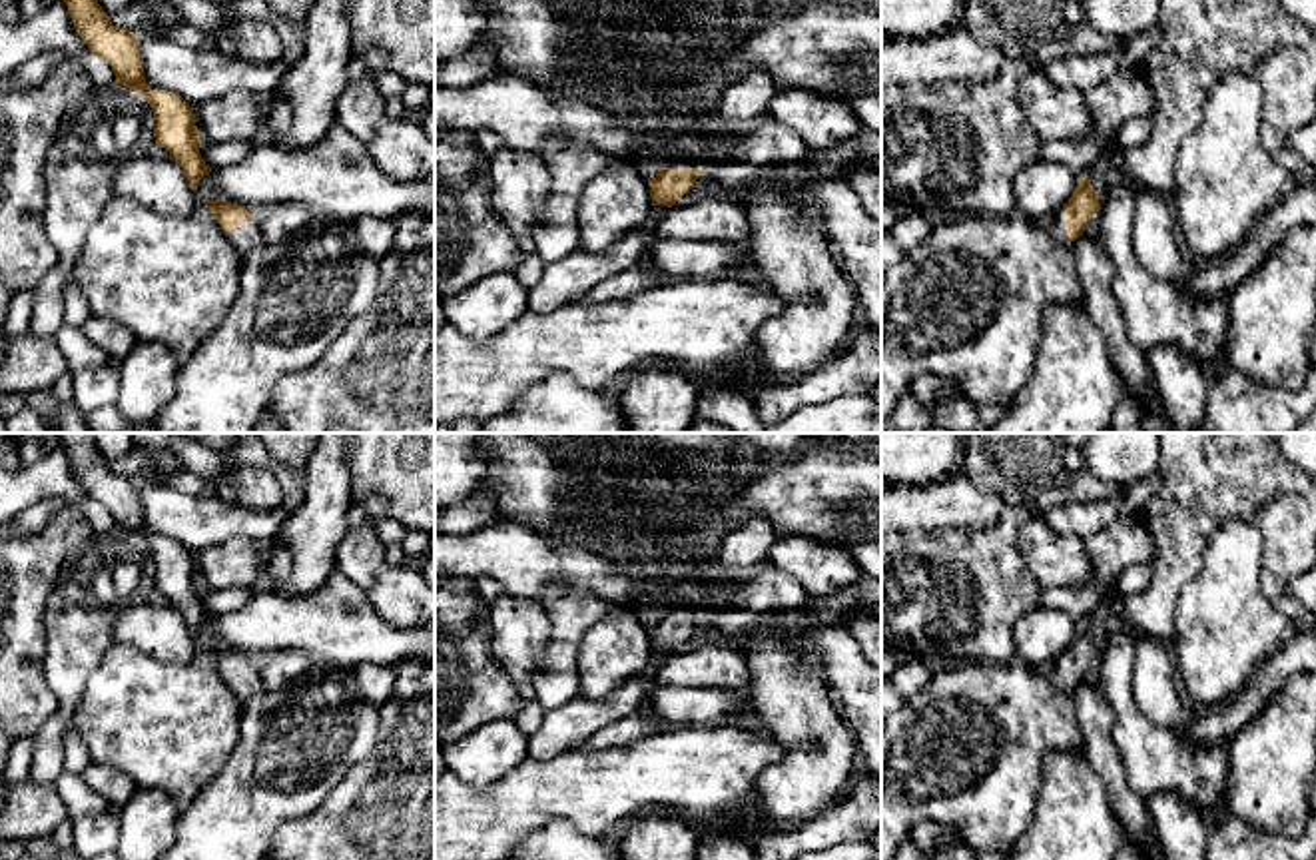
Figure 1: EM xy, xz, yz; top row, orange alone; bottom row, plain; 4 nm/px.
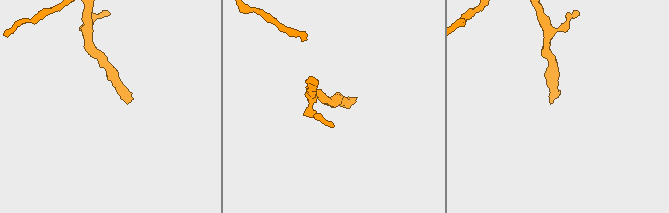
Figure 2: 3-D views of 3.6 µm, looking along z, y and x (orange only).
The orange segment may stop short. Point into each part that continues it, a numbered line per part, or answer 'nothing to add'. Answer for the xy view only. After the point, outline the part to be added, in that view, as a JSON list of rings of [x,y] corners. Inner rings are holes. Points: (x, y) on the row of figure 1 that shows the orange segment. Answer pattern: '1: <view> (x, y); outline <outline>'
1: xy (278, 326); outline [[[253,217],[227,233],[227,239],[241,257],[239,293],[223,321],[179,367],[173,397],[154,417],[154,425],[167,433],[251,433],[259,415],[271,403],[277,381],[309,369],[345,331],[349,321],[373,305],[377,295],[379,263],[361,247],[353,223],[309,223],[291,241],[267,243]]]

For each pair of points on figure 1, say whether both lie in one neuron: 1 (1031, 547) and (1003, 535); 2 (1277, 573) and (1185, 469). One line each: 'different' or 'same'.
1: different
2: same

